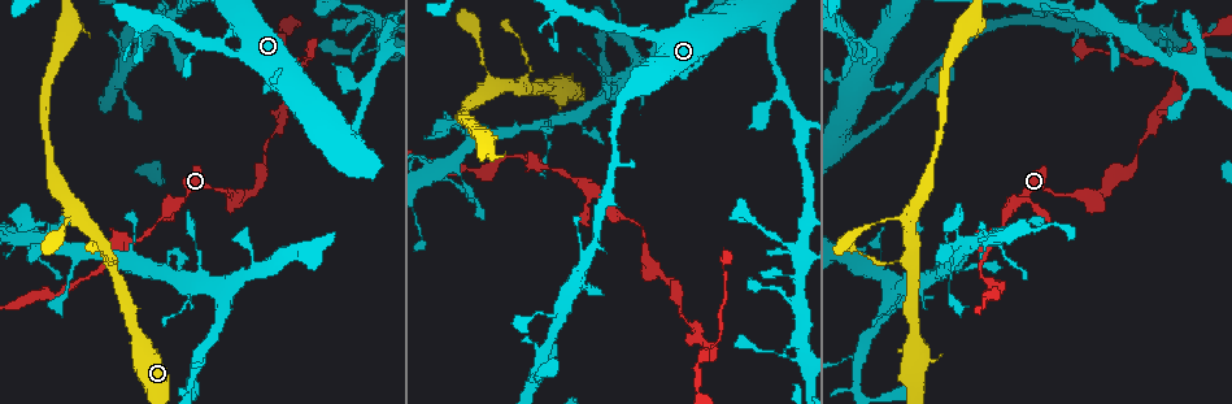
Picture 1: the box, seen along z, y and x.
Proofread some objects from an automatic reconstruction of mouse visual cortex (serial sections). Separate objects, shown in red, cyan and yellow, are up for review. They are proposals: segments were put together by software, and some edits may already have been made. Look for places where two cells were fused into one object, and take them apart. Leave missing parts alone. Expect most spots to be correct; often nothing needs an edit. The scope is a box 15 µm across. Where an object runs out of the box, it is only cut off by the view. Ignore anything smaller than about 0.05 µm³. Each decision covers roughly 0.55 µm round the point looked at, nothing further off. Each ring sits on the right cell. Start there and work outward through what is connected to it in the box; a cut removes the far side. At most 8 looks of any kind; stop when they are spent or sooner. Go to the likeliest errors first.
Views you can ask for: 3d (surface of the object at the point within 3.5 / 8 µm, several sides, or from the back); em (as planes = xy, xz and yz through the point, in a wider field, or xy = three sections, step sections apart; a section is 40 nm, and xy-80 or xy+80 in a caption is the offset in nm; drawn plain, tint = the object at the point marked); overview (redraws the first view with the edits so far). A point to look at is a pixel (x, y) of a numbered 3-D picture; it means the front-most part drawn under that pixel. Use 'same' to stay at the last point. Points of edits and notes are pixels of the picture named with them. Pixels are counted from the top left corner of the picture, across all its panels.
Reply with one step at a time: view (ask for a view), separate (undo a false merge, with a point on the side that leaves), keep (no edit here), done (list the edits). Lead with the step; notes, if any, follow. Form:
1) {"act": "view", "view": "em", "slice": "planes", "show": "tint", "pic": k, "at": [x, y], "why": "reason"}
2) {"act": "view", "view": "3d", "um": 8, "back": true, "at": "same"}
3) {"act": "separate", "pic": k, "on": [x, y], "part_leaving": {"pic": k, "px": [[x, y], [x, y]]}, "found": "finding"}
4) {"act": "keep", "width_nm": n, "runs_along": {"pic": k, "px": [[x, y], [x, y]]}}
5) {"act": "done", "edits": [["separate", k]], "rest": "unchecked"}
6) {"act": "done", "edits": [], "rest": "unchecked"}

{"act": "view", "view": "3d", "um": 8, "pic": 1, "at": [121, 245], "why": "abrupt turn"}

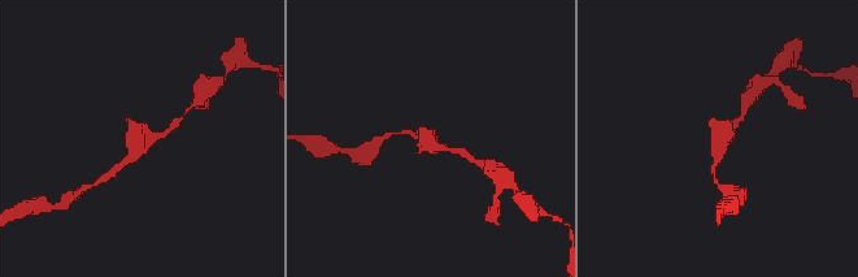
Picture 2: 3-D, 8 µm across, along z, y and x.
{"act": "view", "view": "em", "slice": "xy", "step": 2, "show": "tint", "pic": 2, "at": [144, 140], "why": "need the tissue"}

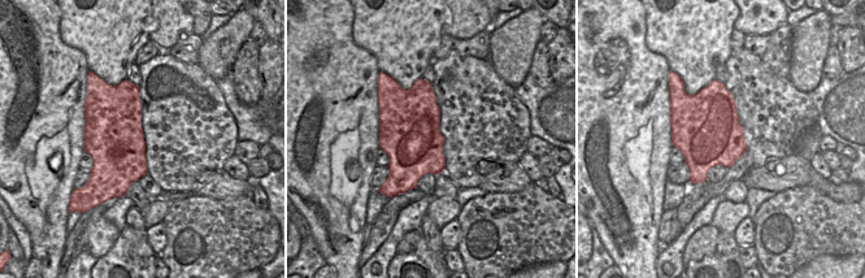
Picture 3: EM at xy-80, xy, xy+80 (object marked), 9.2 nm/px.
{"act": "keep", "runs_along": {"pic": 2, "px": [[174, 125], [147, 137], [118, 167]]}, "found": "one cell here"}

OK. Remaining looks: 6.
{"act": "view", "view": "3d", "um": 3.5, "pic": 1, "at": [111, 268], "why": "sharp bend"}

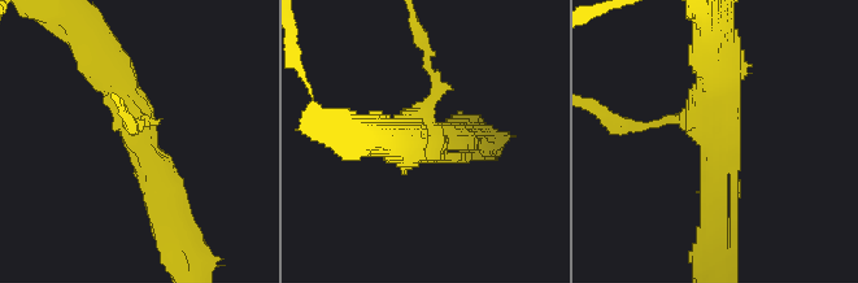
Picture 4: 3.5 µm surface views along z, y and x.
{"act": "view", "view": "em", "slice": "xy", "step": 3, "show": "tint", "pic": 4, "at": [716, 138]}

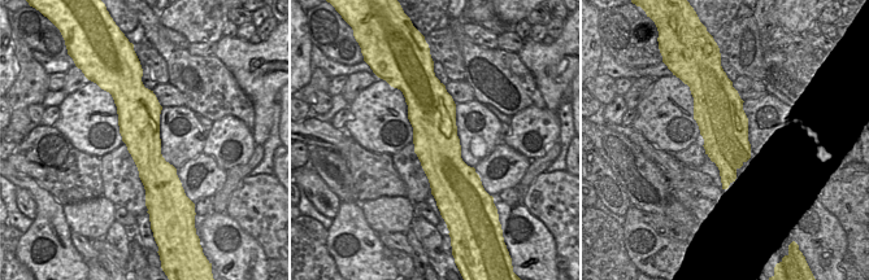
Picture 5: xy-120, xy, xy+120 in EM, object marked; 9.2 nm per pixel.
{"act": "view", "view": "em", "slice": "xy", "step": 5, "show": "tint", "at": "same"}

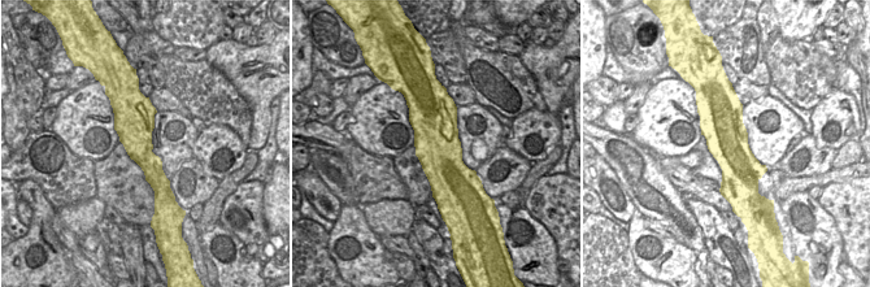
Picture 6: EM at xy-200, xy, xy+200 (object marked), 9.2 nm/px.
{"act": "keep", "found": "all the same cell"}

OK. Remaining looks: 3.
{"act": "view", "view": "3d", "um": 8, "pic": 1, "at": [1134, 157], "why": "sudden change in width"}

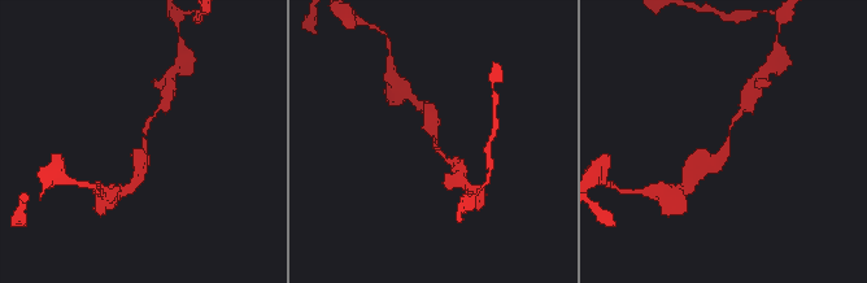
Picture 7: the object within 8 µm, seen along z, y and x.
{"act": "view", "view": "em", "slice": "xy", "step": 2, "show": "tint", "pic": 7, "at": [146, 134], "arm_widths_nm": [150, 300]}

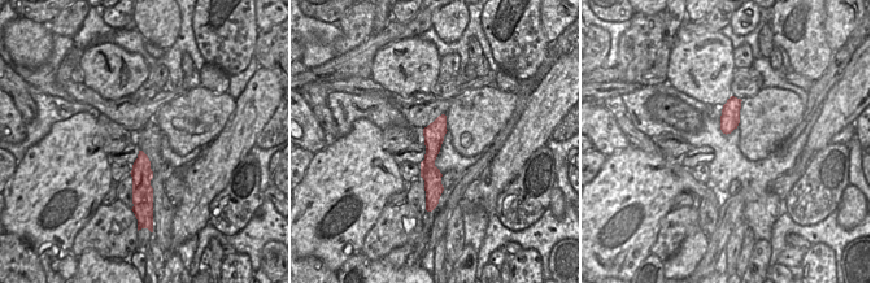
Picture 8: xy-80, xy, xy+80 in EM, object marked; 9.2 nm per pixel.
{"act": "keep", "runs_along": {"pic": 7, "px": [[142, 160], [147, 123], [161, 107]]}, "found": "one cell here"}

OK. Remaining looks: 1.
{"act": "done", "edits": [], "rest": "unchecked"}

